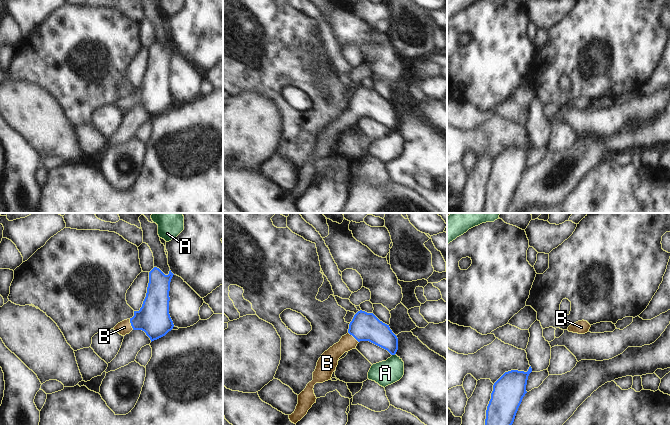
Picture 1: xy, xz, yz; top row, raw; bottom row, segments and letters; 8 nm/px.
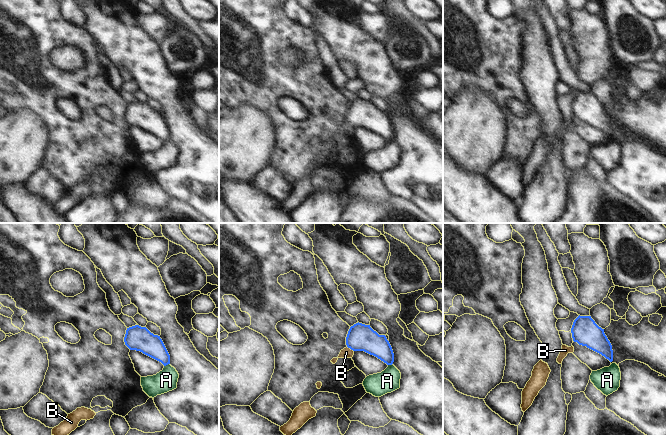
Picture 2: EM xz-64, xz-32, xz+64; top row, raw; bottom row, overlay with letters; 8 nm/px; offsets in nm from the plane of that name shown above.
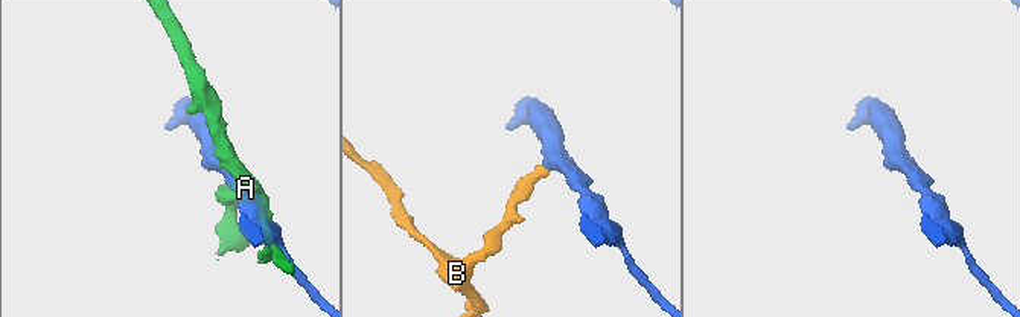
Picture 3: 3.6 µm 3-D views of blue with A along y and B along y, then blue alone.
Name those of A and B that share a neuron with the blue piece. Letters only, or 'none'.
B.

